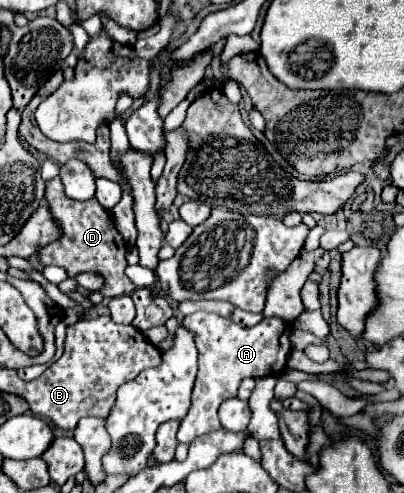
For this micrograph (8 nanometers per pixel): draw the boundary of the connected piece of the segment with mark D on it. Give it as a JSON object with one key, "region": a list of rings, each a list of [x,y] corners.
{"region":[[[59,177],[47,181],[45,199],[47,199],[47,207],[51,211],[55,223],[59,223],[61,237],[55,243],[49,243],[47,247],[41,247],[37,251],[39,263],[45,267],[47,265],[63,267],[69,277],[77,277],[79,273],[101,275],[105,279],[105,287],[101,291],[105,297],[131,295],[135,291],[135,285],[125,275],[125,267],[127,267],[125,251],[127,251],[127,247],[125,247],[125,241],[119,235],[119,231],[115,229],[109,211],[105,207],[101,207],[95,197],[89,201],[67,199],[67,195],[63,193],[63,185],[61,185]]]}

